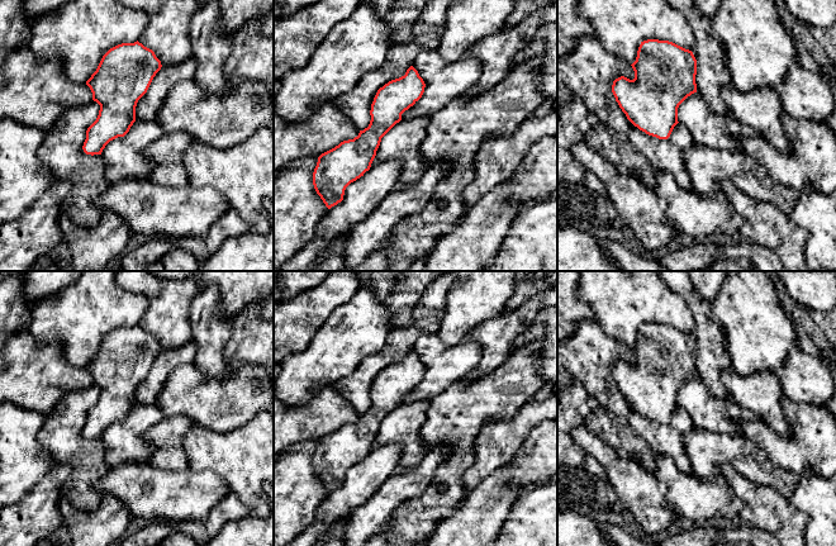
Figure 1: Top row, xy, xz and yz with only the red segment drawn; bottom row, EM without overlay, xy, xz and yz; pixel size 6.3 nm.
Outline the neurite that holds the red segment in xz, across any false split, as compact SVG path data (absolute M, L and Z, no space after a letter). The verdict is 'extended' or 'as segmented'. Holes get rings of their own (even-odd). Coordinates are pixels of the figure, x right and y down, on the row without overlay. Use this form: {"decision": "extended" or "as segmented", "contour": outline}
{"decision": "extended", "contour": "M438 333L421 336L405 359L380 371L371 388L371 404L353 423L343 424L318 441L313 456L313 469L328 493L343 484L346 471L370 454L381 422L400 404L431 399L448 385L462 380L481 360L479 343L464 340L457 345L446 345Z"}

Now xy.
{"decision": "extended", "contour": "M138 324L122 327L103 340L96 355L86 365L100 394L96 404L86 414L82 433L86 438L101 440L105 447L105 462L110 469L127 462L146 461L153 452L153 446L144 440L144 435L165 416L156 403L137 404L136 390L161 351L155 336Z"}

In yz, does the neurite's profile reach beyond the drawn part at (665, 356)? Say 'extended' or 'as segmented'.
extended

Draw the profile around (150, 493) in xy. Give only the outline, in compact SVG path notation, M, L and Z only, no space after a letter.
M147 460L127 462L95 481L99 494L117 497L129 512L146 521L170 521L172 523L189 519L205 519L214 505L229 494L224 480L212 471L167 471L152 466Z

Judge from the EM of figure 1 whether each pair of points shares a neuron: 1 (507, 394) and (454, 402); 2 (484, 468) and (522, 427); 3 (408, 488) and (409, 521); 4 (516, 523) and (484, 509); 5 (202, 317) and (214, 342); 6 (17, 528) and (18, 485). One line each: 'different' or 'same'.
1: same
2: same
3: different
4: different
5: same
6: different

